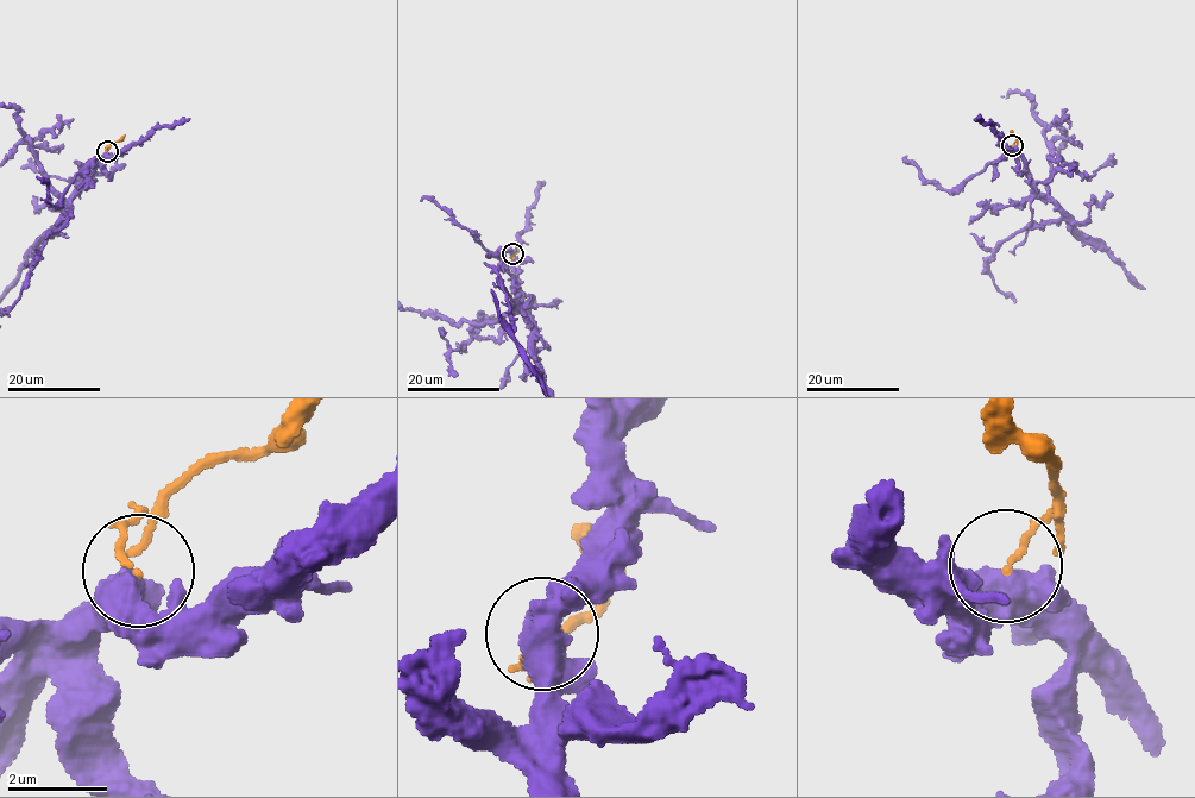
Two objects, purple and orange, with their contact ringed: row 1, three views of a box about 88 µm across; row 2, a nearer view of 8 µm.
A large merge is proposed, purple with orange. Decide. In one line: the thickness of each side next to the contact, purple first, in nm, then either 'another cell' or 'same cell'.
550/120 nm | another cell

